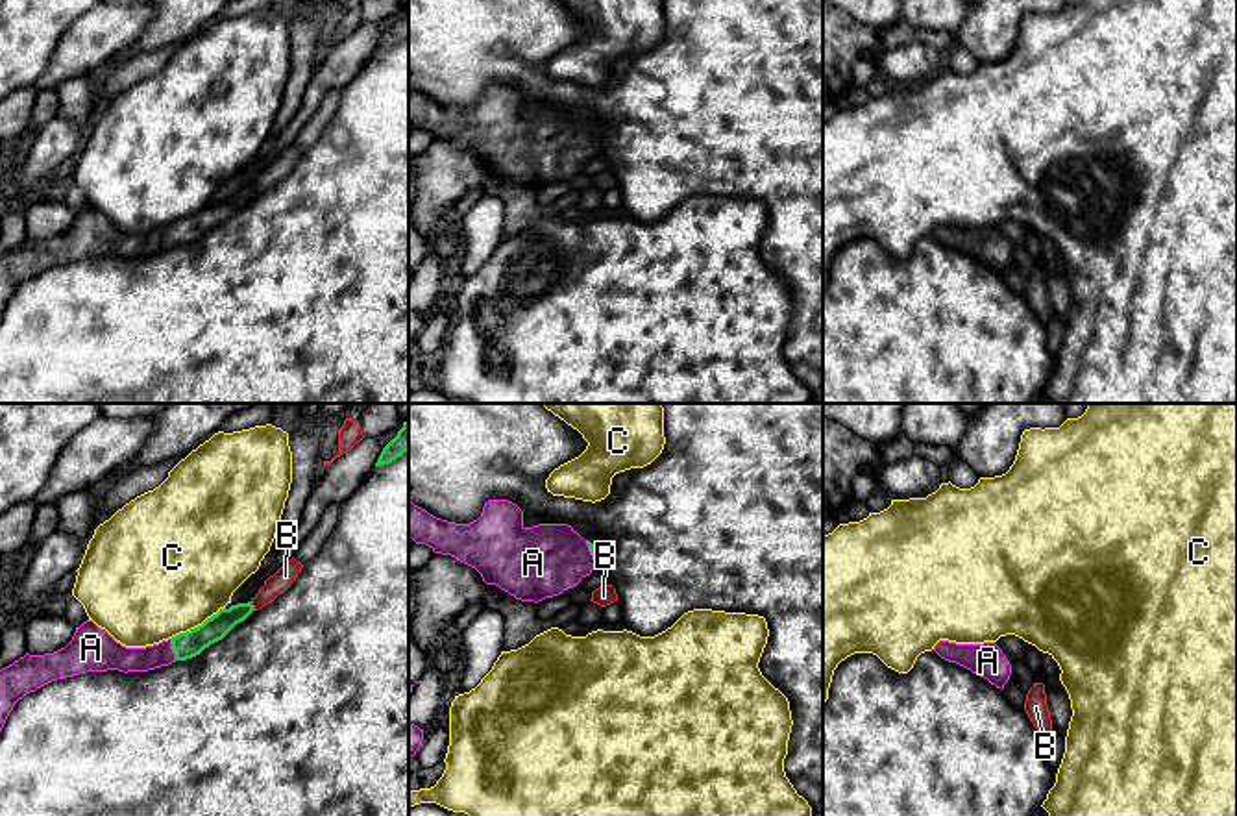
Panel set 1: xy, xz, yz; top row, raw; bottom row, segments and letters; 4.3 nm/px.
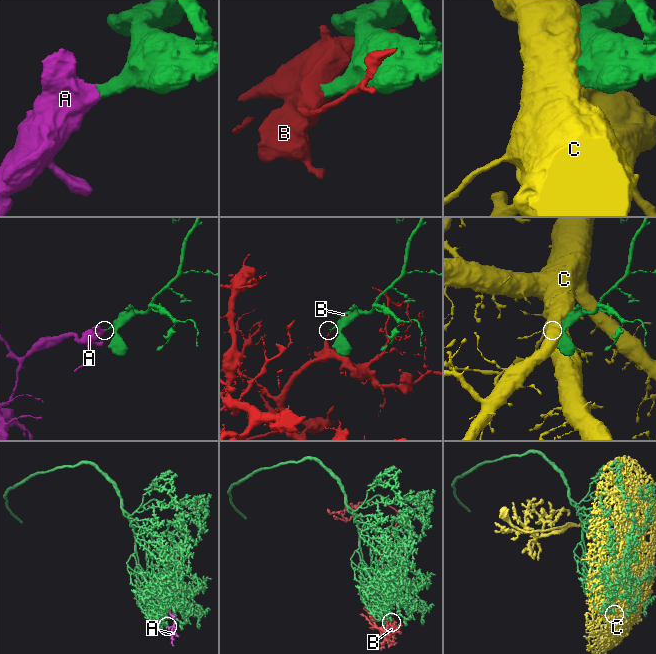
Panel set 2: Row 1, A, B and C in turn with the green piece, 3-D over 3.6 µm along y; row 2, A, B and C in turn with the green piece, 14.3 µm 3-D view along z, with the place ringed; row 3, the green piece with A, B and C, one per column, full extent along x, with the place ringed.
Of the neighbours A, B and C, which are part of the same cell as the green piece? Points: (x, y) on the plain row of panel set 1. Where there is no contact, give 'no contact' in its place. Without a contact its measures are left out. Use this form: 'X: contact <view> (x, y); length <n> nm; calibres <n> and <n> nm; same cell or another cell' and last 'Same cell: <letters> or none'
A: contact xy (172, 234); length 100 nm; calibres 120 and 110 nm; same cell
B: contact xy (252, 191); length 50 nm; calibres 110 and 90 nm; another cell
C: contact xy (198, 211); length 280 nm; calibres 120 and 500 nm; another cell
Same cell: A

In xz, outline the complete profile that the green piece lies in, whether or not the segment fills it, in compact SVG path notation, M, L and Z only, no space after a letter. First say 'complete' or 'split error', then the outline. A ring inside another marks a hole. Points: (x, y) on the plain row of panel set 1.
split error | M488 85L477 105L455 109L409 87L409 122L435 139L451 141L475 154L486 170L496 170L521 187L542 187L581 168L595 154L601 131L584 126L568 109L523 111L523 96L508 85Z

